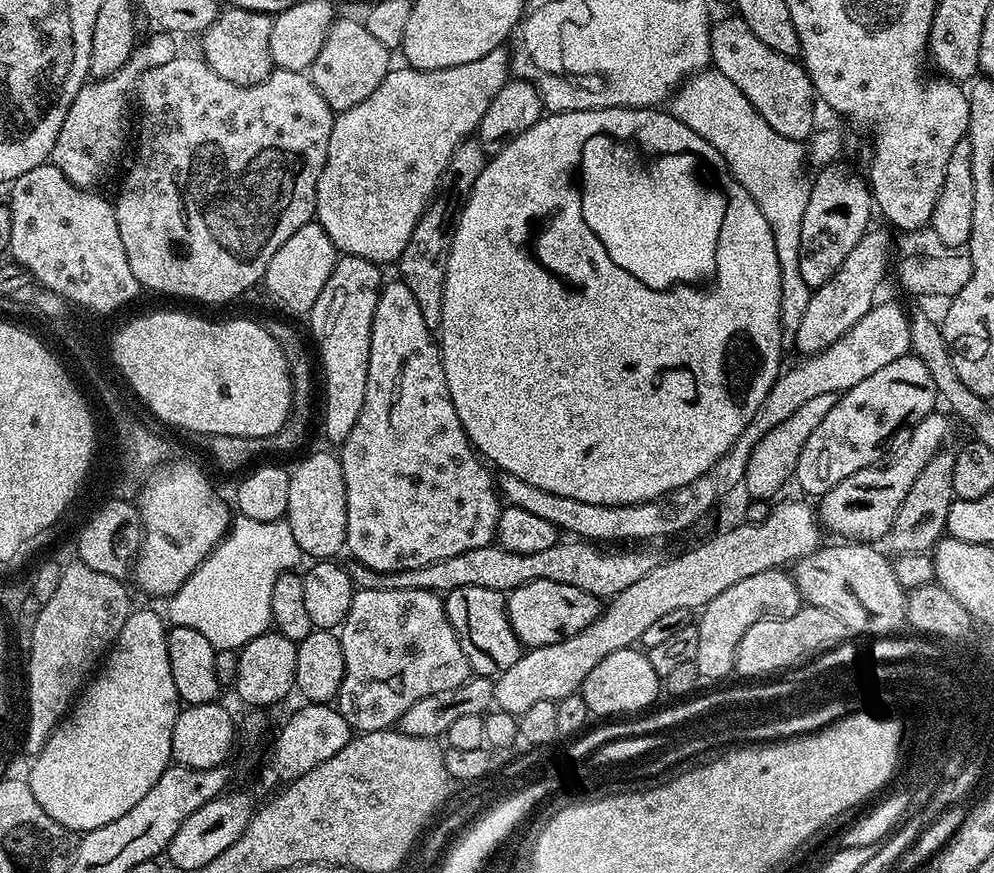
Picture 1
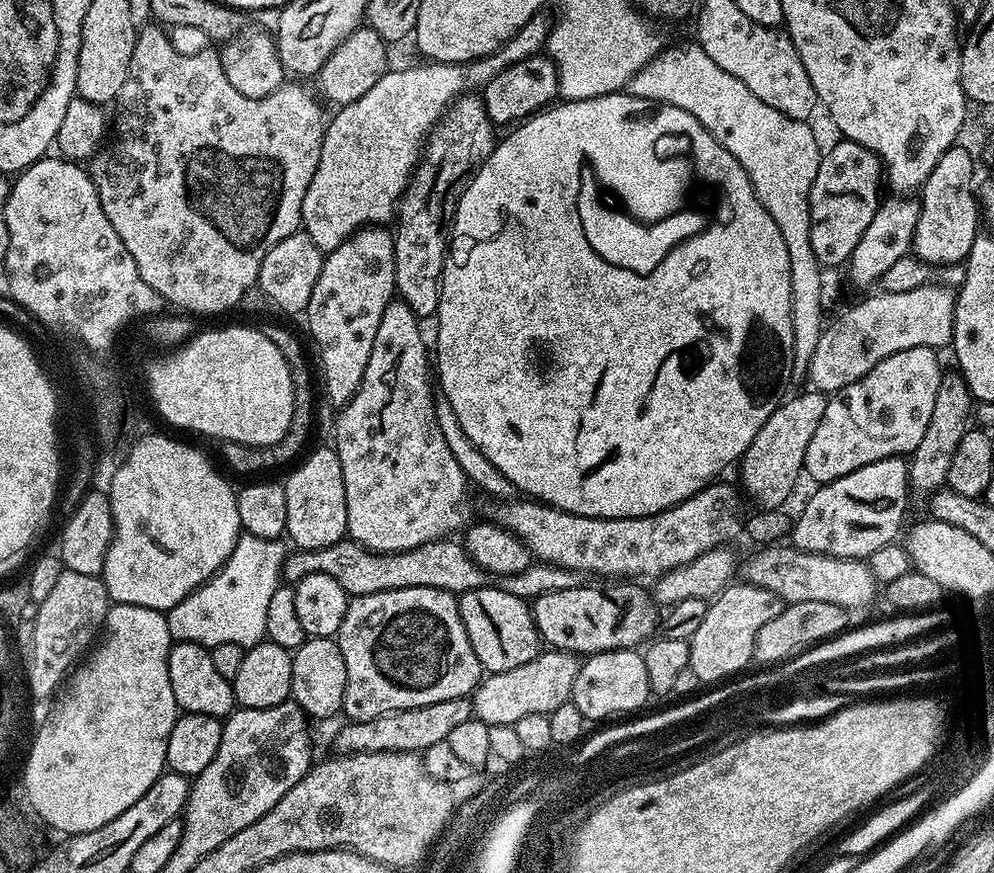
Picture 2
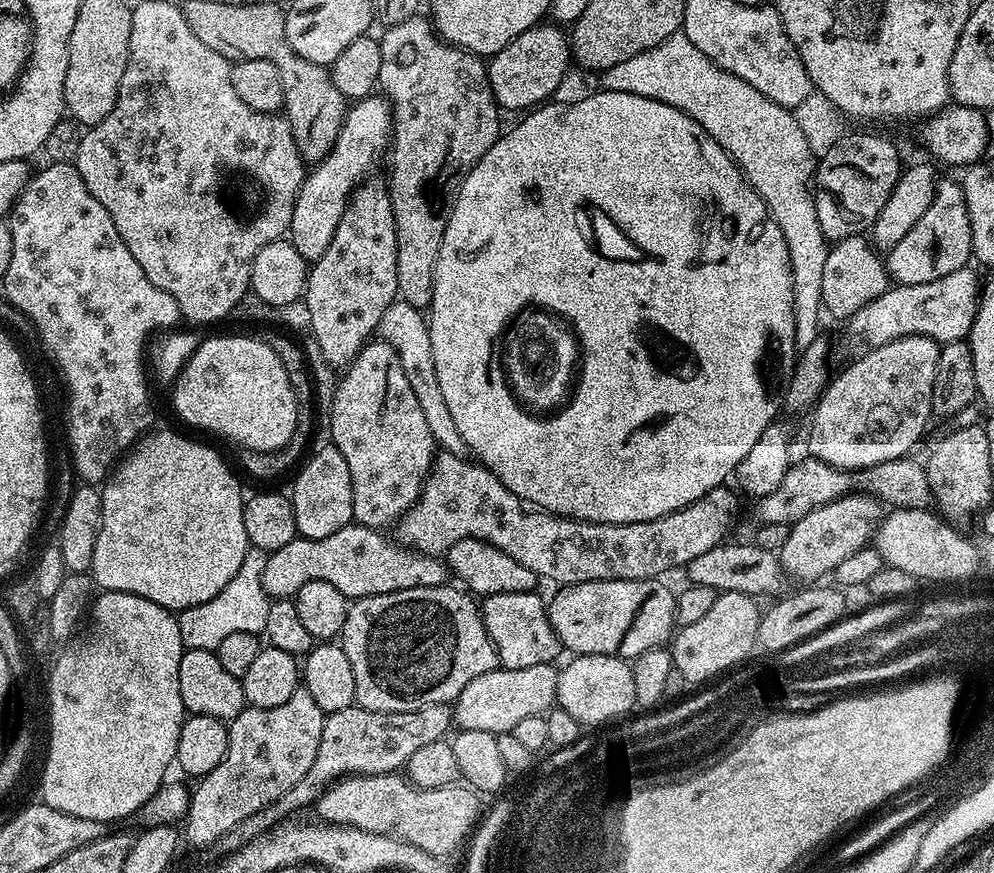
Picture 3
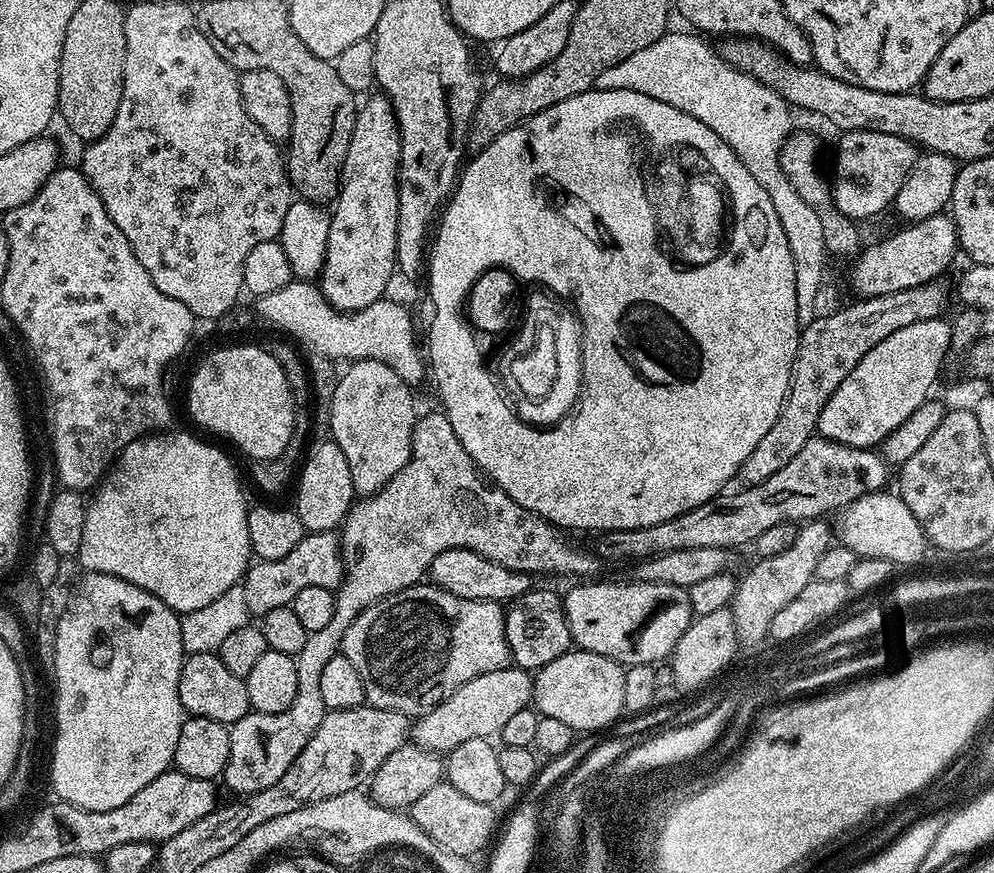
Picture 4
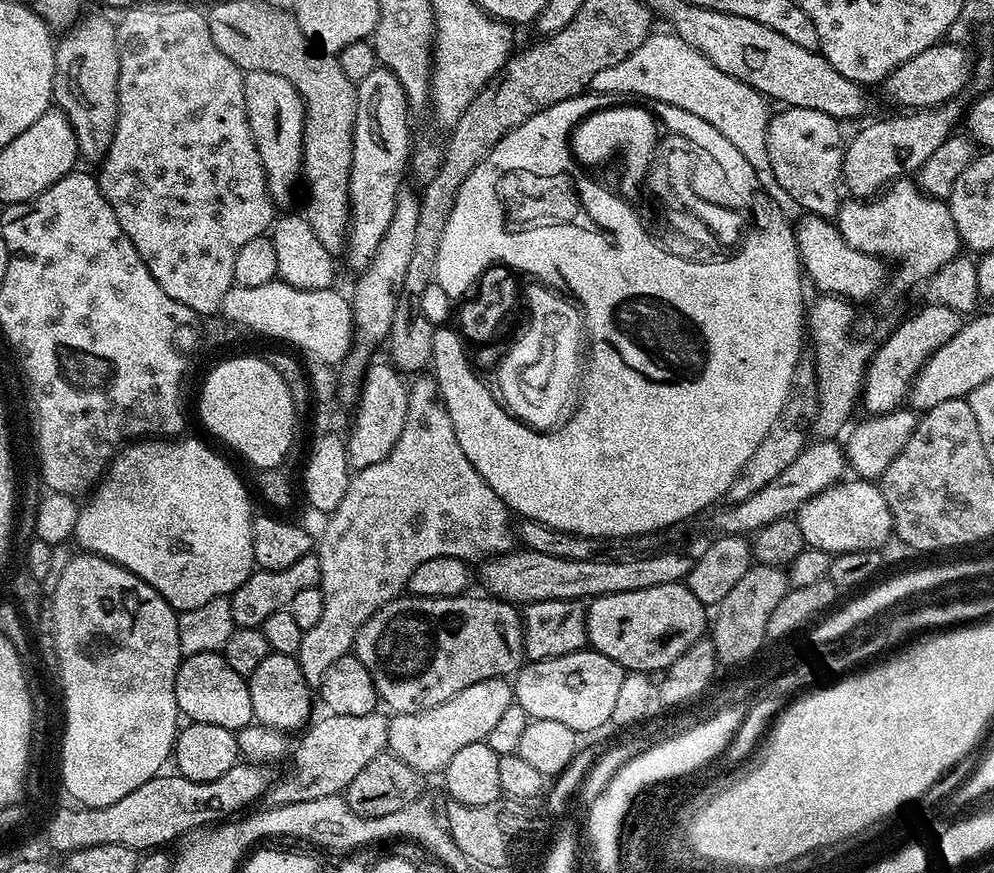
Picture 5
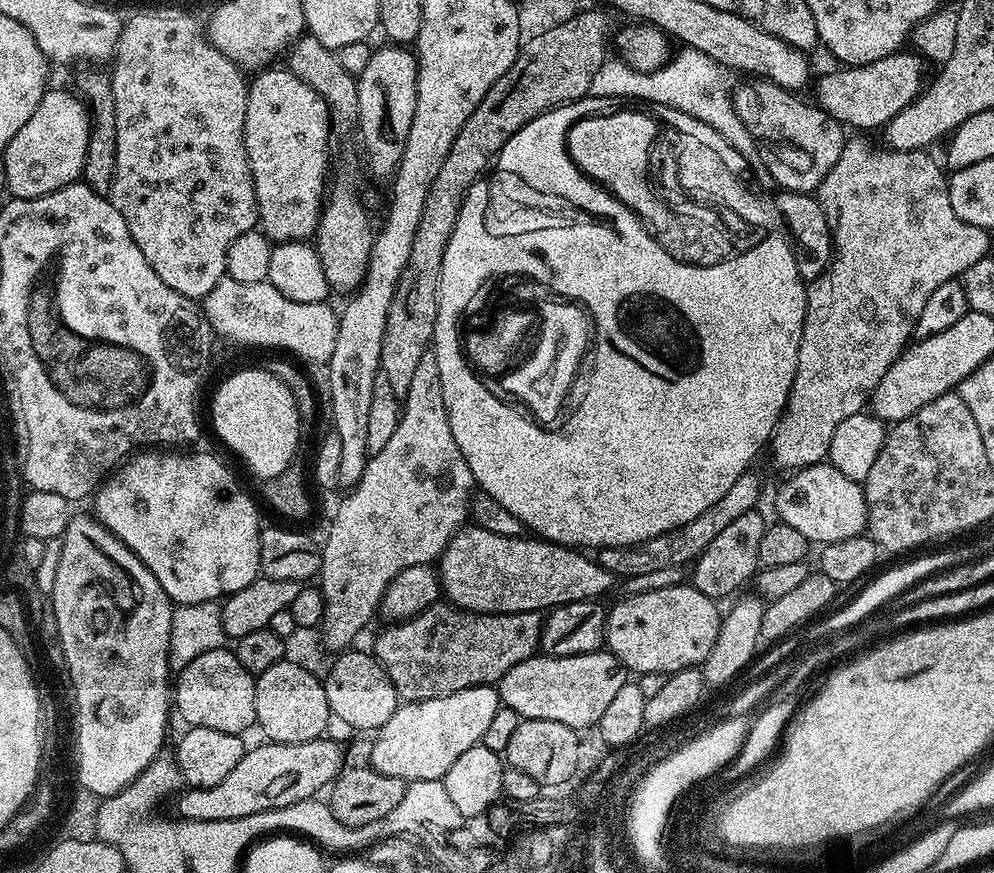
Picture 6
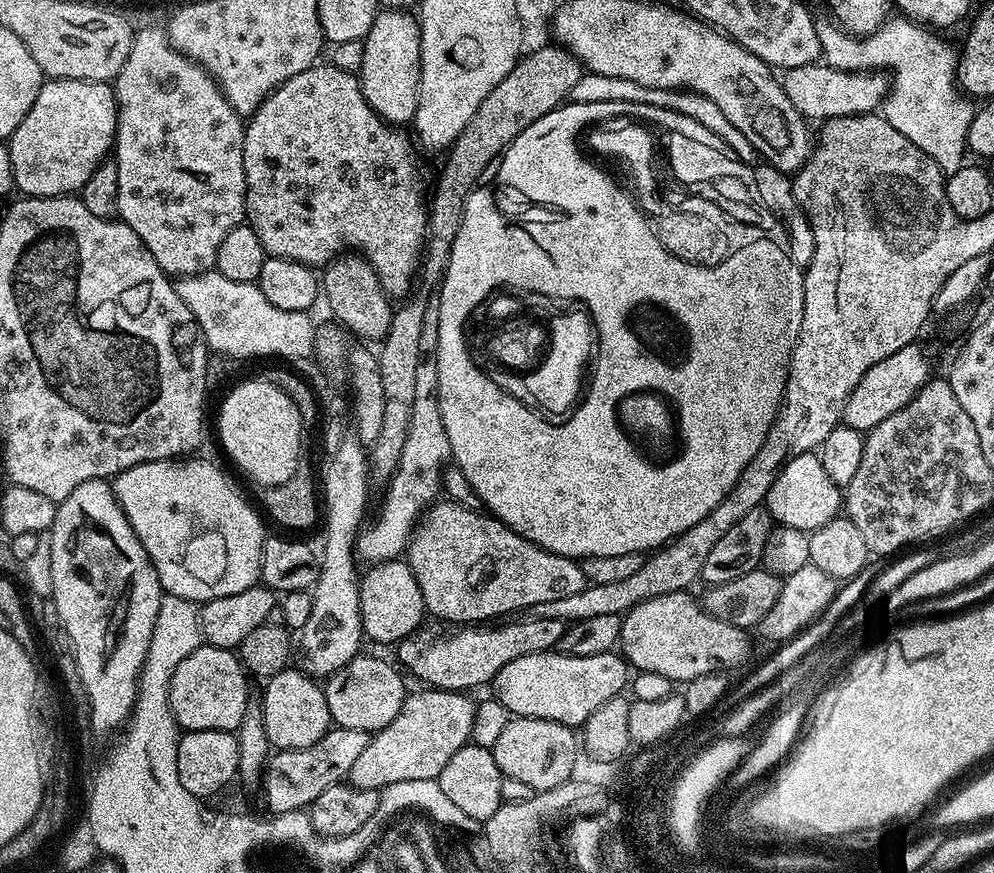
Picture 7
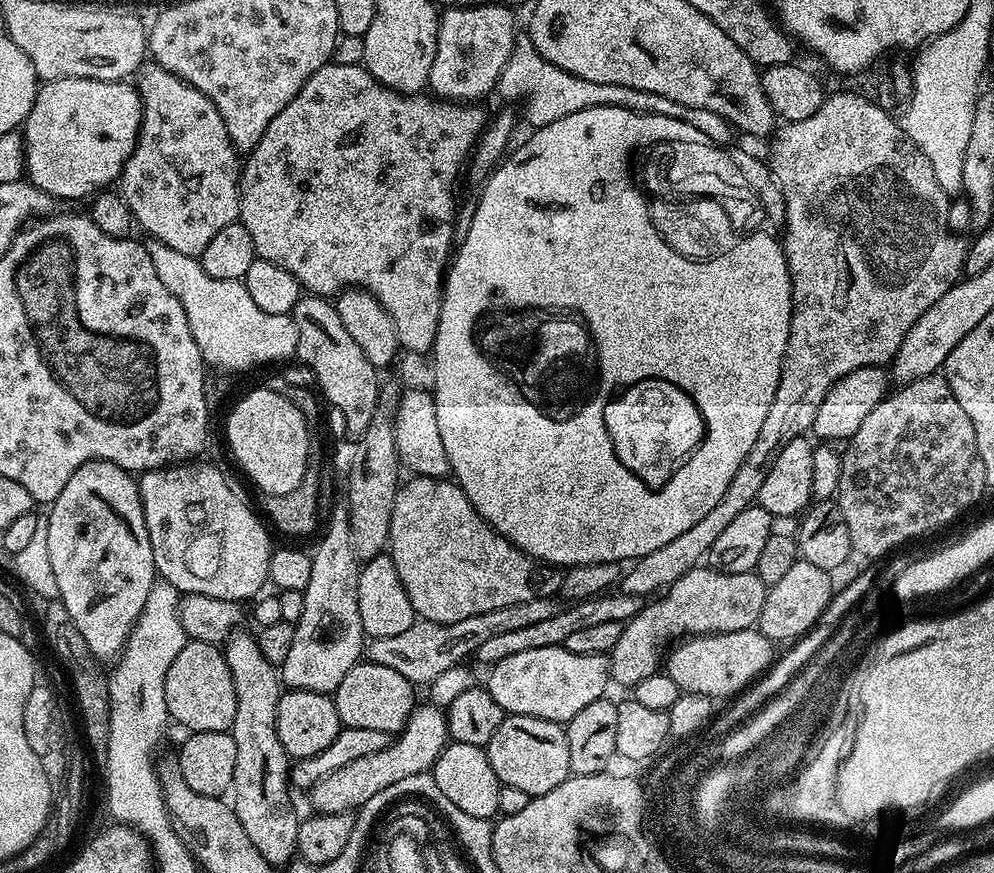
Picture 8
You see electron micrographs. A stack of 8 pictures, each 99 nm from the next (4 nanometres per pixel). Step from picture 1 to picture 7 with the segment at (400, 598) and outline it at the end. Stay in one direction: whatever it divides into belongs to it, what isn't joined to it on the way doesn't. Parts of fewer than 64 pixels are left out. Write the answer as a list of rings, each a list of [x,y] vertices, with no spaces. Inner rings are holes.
[[[537,616],[527,618],[528,620],[520,619],[524,618],[512,618],[491,626],[460,626],[452,630],[445,640],[440,636],[417,635],[400,641],[395,649],[395,659],[401,669],[409,668],[421,680],[421,685],[441,688],[444,692],[467,693],[472,690],[468,688],[476,688],[479,684],[491,685],[498,670],[502,670],[506,662],[514,662],[514,658],[553,651],[566,627],[563,620]],[[508,622],[509,624],[504,624]]]

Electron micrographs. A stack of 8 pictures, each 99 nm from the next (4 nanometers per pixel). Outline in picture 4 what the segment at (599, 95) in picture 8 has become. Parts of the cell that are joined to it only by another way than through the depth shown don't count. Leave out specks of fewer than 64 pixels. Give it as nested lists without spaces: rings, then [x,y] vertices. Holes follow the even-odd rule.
[[[675,30],[665,32],[658,42],[650,42],[650,46],[618,62],[618,66],[602,70],[595,87],[602,90],[634,90],[649,98],[658,98],[658,102],[678,106],[678,110],[698,118],[698,122],[706,122],[706,126],[710,126],[710,130],[714,130],[726,146],[736,151],[746,170],[750,170],[750,174],[758,178],[762,190],[770,194],[774,210],[778,210],[778,222],[782,222],[782,234],[786,234],[786,242],[794,258],[798,322],[802,326],[814,322],[818,315],[816,307],[820,304],[820,291],[824,288],[824,267],[830,263],[830,257],[818,210],[806,206],[784,173],[782,157],[788,137],[794,131],[793,109],[777,92],[770,90],[770,86],[727,64],[719,51],[704,41],[707,39],[691,35]]]

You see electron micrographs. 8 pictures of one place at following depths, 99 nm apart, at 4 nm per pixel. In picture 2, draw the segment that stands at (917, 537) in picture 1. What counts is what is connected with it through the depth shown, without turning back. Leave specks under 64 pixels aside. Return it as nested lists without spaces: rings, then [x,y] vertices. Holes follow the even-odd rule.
[[[953,372],[953,374],[945,373],[940,380],[939,388],[938,388],[938,395],[934,400],[934,411],[930,414],[930,423],[926,426],[926,431],[922,436],[922,442],[918,444],[915,450],[910,454],[909,459],[909,466],[908,466],[908,480],[909,480],[909,487],[916,493],[916,491],[920,494],[925,494],[925,496],[931,495],[935,491],[939,491],[947,483],[947,478],[949,474],[950,462],[953,460],[953,455],[957,450],[957,446],[959,446],[962,438],[964,437],[965,433],[968,431],[968,418],[970,422],[970,417],[972,414],[972,404],[970,408],[970,402],[972,403],[972,395],[971,392],[968,390],[968,385],[965,383],[962,376],[959,373]]]

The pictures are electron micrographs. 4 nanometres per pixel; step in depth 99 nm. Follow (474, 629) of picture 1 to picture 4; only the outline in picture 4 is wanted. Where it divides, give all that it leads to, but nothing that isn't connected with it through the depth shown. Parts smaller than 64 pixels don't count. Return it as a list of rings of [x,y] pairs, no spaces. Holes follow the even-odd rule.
[[[533,587],[531,592],[522,594],[507,605],[504,625],[506,626],[506,642],[510,646],[512,655],[512,664],[518,668],[539,670],[542,666],[554,662],[554,658],[562,658],[562,654],[566,654],[573,647],[570,626],[566,622],[564,613],[564,601],[559,591],[556,593],[551,592],[548,588]]]

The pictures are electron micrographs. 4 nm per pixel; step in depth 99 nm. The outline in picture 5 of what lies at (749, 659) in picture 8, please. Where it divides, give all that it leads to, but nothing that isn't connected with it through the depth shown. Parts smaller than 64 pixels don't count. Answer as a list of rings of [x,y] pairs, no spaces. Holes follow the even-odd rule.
[[[684,582],[597,596],[587,605],[587,609],[588,644],[595,651],[606,654],[606,658],[618,662],[628,672],[663,673],[674,662],[678,662],[678,658],[682,658],[682,654],[686,654],[694,642],[702,639],[710,624],[709,613],[708,616],[704,613],[707,612],[706,605],[698,602],[694,594],[690,594],[687,583]]]

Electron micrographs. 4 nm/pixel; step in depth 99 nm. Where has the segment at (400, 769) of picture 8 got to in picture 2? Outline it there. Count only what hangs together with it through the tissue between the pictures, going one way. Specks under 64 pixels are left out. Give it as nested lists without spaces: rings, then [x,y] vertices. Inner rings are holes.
[[[544,650],[526,666],[518,666],[509,672],[485,675],[476,685],[470,699],[477,720],[485,724],[516,724],[525,714],[548,714],[572,698],[574,678],[578,678],[581,661],[573,653]]]

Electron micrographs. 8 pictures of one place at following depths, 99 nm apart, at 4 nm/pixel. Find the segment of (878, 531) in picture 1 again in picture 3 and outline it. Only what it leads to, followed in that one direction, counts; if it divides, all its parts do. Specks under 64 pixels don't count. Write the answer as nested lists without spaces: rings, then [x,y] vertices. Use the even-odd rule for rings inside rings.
[[[849,494],[810,510],[801,520],[791,525],[789,537],[780,548],[780,566],[796,582],[816,582],[819,576],[835,573],[838,562],[854,554],[854,550],[869,547],[877,524],[882,519],[881,501],[867,494]]]

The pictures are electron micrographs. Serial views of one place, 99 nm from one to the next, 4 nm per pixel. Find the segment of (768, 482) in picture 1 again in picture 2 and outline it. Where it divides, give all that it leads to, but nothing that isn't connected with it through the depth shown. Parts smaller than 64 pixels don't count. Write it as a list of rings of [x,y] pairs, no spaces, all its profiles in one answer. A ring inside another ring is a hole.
[[[807,391],[777,405],[774,414],[763,423],[738,461],[741,491],[756,504],[757,509],[781,509],[802,474],[806,448],[825,414],[827,400],[821,392]]]

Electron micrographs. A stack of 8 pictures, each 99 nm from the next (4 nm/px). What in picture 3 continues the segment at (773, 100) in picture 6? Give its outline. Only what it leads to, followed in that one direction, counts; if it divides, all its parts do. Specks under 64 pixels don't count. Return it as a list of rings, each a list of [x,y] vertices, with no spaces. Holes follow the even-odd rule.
[[[863,235],[837,240],[829,247],[822,269],[823,311],[840,322],[847,321],[862,306],[874,302],[890,287],[890,277],[881,253]]]

